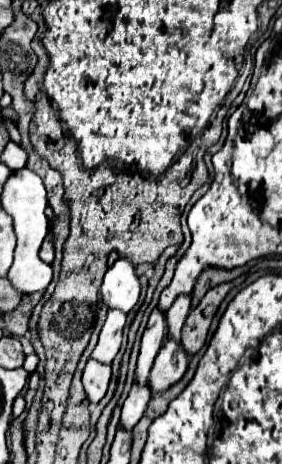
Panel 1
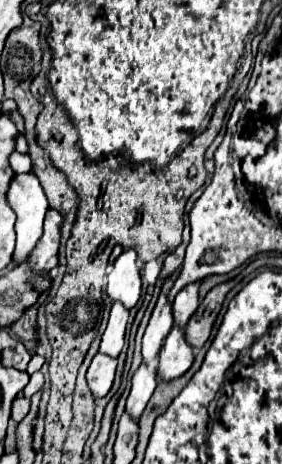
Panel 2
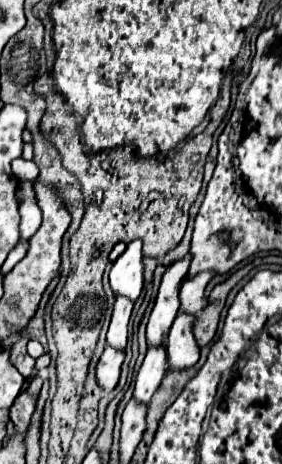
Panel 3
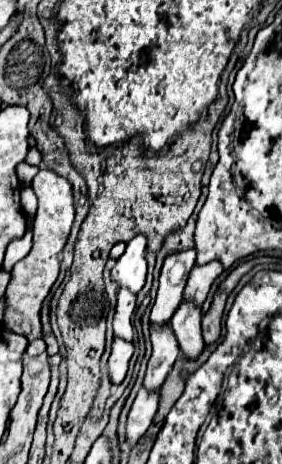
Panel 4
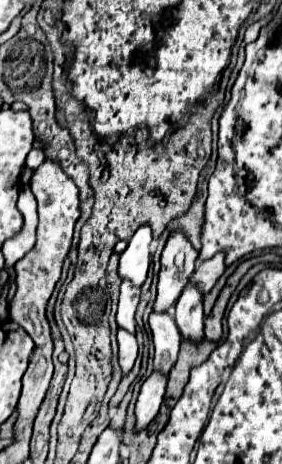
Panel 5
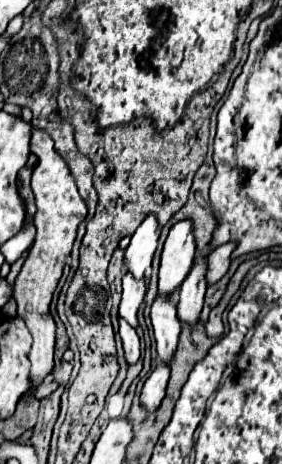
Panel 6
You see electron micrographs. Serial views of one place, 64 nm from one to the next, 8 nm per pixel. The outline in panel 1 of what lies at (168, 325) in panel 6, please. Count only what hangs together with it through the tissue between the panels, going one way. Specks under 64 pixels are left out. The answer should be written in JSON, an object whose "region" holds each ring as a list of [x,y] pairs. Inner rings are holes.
{"region":[[[134,384],[132,390],[130,390],[130,394],[128,394],[128,398],[126,398],[126,402],[124,402],[124,406],[122,406],[120,428],[132,430],[138,424],[138,420],[142,418],[148,402],[150,402],[150,390],[148,390],[148,386],[136,386]]]}

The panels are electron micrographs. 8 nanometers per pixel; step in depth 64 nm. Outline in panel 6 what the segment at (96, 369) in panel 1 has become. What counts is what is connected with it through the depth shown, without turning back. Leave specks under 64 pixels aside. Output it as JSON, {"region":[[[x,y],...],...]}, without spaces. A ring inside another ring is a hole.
{"region":[[[120,320],[118,334],[120,334],[120,338],[122,338],[124,360],[126,360],[128,364],[136,364],[138,358],[140,358],[140,340],[138,340],[136,330],[134,330],[126,320]]]}

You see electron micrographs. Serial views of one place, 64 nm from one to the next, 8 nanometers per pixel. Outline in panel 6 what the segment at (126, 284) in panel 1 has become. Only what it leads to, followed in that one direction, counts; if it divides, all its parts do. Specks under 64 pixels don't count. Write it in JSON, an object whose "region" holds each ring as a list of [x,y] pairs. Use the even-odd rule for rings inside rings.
{"region":[[[146,216],[134,232],[130,246],[124,250],[124,266],[132,276],[144,278],[146,268],[152,264],[152,256],[158,244],[158,222],[154,216]]]}

